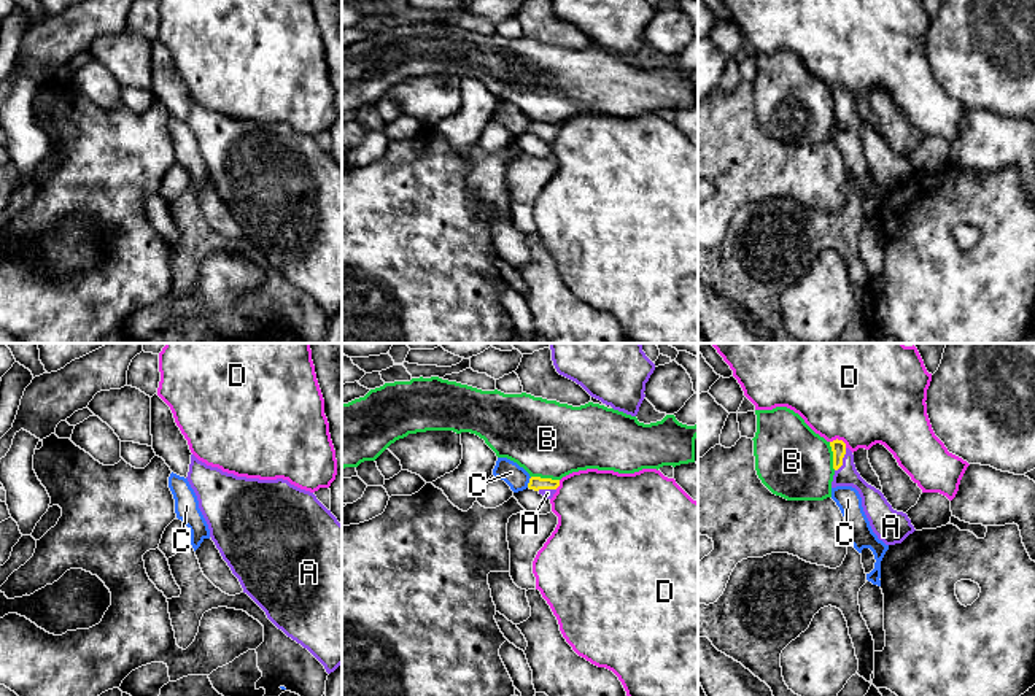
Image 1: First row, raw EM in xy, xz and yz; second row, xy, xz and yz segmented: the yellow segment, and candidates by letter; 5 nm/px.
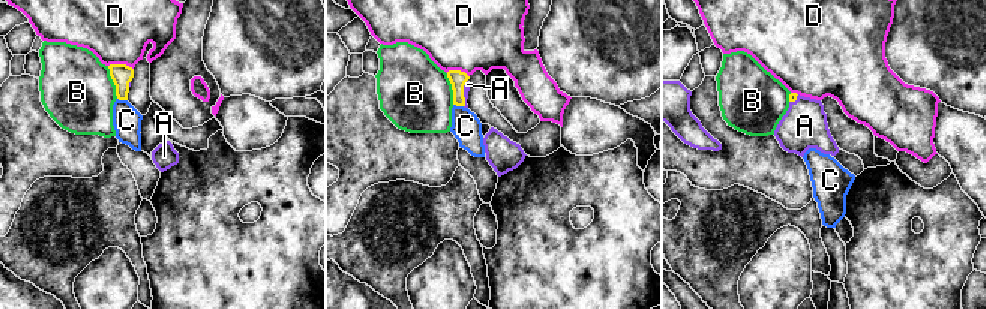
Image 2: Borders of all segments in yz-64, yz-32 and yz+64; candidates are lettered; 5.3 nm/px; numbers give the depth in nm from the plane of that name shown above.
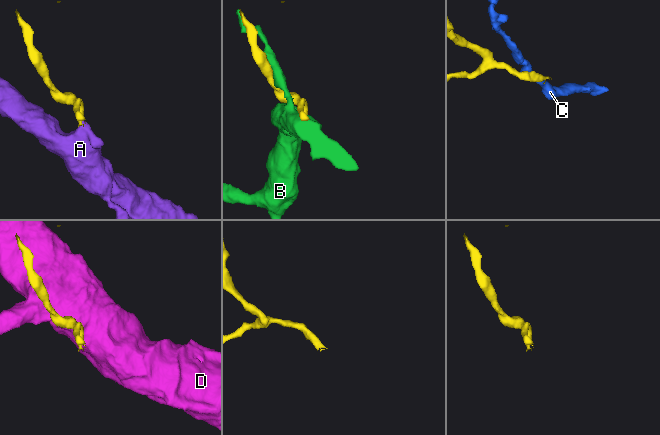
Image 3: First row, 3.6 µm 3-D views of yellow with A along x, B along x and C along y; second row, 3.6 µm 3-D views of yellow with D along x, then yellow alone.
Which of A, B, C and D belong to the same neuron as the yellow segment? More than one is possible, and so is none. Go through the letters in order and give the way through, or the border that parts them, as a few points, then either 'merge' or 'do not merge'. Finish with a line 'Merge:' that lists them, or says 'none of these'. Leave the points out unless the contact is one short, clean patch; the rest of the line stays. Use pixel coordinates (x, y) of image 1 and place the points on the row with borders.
A: way yz (838, 447), (841, 460), (846, 475); merge
B: do not merge
C: do not merge
D: do not merge
Merge: A

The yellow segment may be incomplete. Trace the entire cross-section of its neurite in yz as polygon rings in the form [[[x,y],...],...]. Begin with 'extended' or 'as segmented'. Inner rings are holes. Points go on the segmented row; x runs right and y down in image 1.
extended; [[[833,440],[830,447],[835,469],[831,488],[855,488],[862,497],[863,512],[878,539],[886,545],[901,543],[916,531],[908,515],[894,510],[884,494],[860,477],[854,464],[854,454],[843,440]]]

